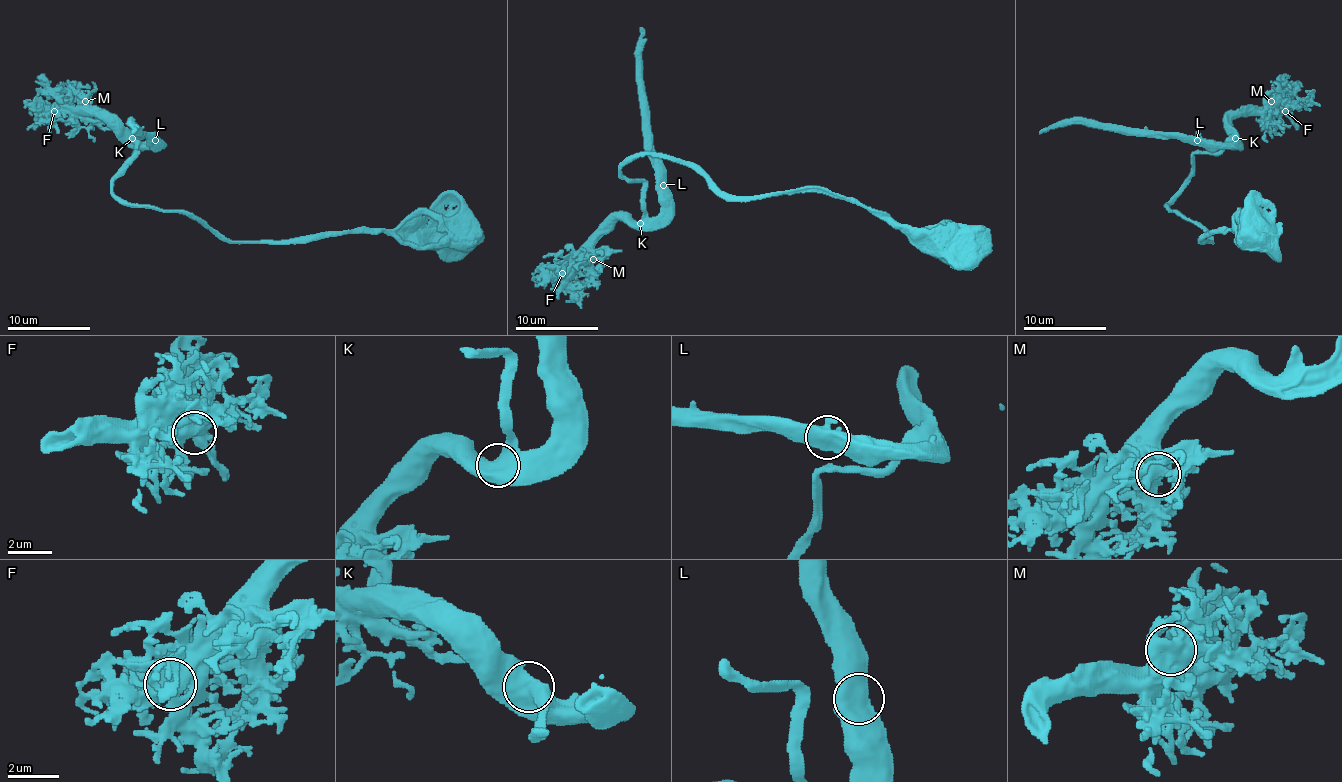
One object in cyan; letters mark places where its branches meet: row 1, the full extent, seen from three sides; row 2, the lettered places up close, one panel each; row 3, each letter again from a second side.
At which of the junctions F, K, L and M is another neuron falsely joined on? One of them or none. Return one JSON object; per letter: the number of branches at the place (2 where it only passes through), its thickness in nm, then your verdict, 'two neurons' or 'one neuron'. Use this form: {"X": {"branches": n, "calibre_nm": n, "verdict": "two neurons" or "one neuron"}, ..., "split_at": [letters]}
{"F": {"branches": 5, "calibre_nm": 550, "verdict": "one neuron"}, "K": {"branches": 2, "calibre_nm": 750, "verdict": "one neuron"}, "L": {"branches": 2, "calibre_nm": 700, "verdict": "one neuron"}, "M": {"branches": 3, "calibre_nm": 550, "verdict": "one neuron"}, "split_at": []}

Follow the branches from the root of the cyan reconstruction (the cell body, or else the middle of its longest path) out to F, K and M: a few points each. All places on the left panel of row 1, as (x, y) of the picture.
F: (456, 237), (227, 241), (122, 202), (112, 179), (134, 142), (106, 118), (54, 111)
K: (456, 237), (440, 247), (382, 231), (227, 241), (182, 212), (126, 204), (112, 192), (132, 138)
M: (456, 237), (440, 247), (382, 231), (221, 239), (112, 192), (134, 142), (85, 101)

